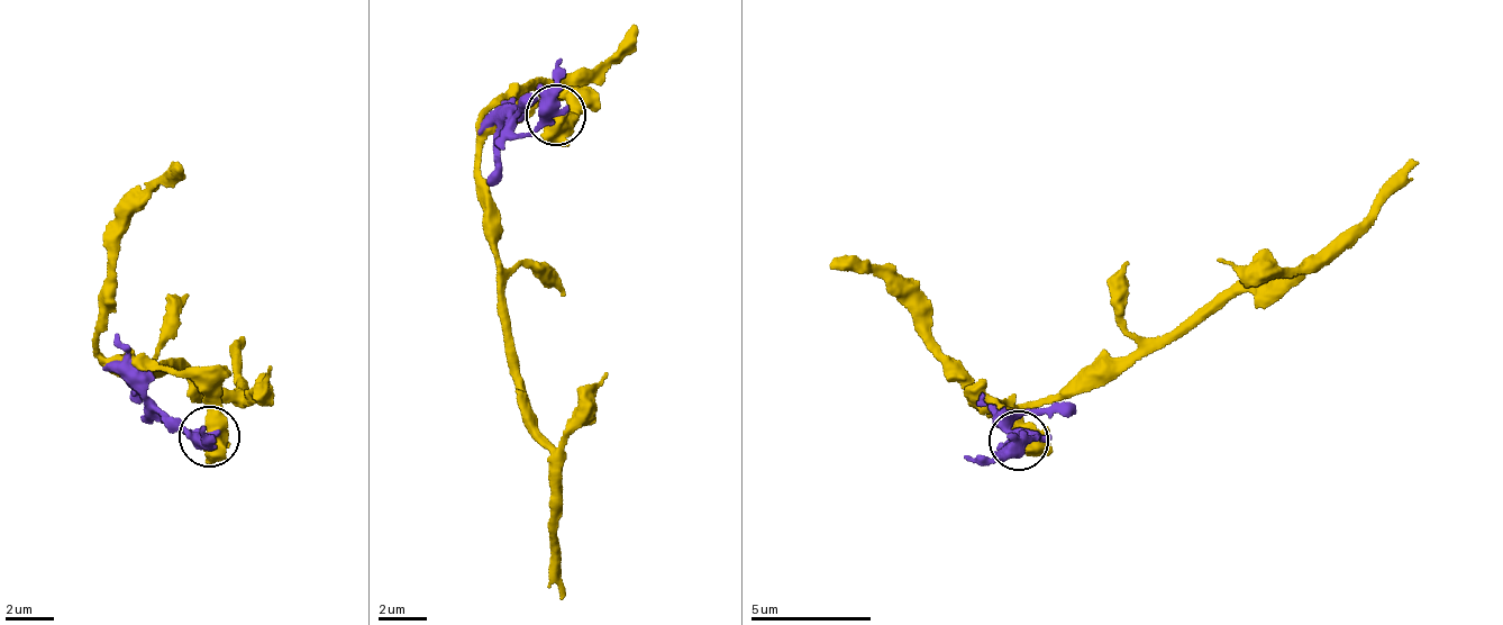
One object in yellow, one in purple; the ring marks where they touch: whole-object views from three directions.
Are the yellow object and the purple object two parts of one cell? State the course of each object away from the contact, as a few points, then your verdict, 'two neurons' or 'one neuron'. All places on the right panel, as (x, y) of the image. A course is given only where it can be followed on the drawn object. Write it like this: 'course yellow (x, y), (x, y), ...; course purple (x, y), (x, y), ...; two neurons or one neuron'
course yellow (1020, 440), (1009, 414), (977, 407), (996, 415), (1107, 387), (1226, 305), (1281, 287), (1318, 259), (1412, 160); course purple (1020, 440), (1038, 440), (1010, 420), (1025, 414), (1074, 407); two neurons

